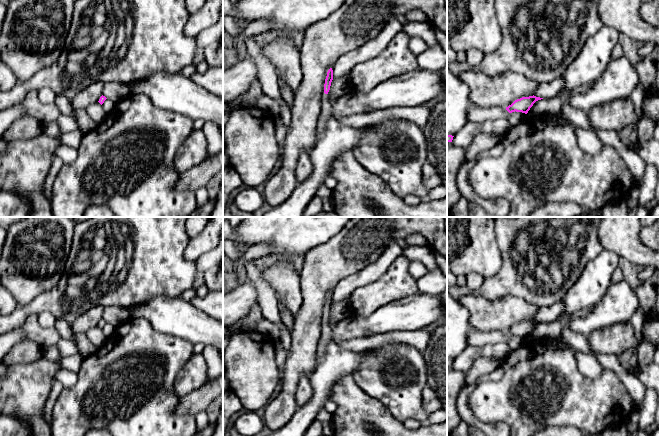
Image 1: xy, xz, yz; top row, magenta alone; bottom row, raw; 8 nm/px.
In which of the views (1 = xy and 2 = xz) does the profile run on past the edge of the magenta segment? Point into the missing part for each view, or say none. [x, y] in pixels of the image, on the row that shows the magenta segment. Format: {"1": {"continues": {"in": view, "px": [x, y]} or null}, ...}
{"1": {"continues": null}, "2": {"continues": null}}

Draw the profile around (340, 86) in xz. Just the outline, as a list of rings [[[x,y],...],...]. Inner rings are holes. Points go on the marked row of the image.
[[[344,74],[341,77],[333,78],[328,92],[328,97],[332,96],[336,99],[350,92],[351,89],[351,75]]]

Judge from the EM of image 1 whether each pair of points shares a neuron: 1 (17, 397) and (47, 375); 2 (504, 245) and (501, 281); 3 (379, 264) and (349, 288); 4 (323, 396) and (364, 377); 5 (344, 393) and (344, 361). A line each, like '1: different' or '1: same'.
1: same
2: same
3: same
4: different
5: different

